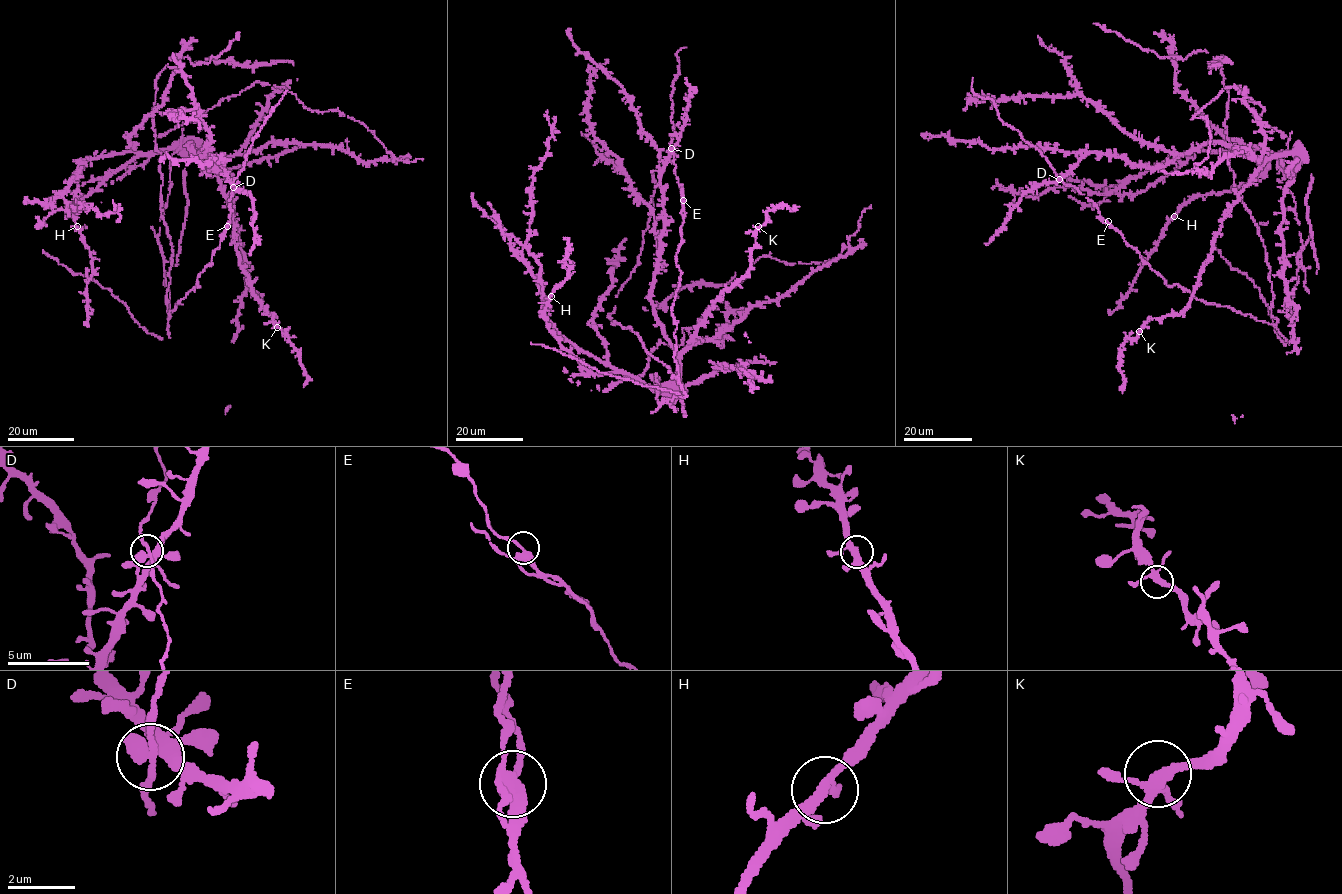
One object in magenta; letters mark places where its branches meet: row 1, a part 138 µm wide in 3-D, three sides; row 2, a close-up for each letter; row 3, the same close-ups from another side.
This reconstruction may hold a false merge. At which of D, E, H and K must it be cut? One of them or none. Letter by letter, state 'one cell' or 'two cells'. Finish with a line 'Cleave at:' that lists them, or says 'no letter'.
D: one cell
E: one cell
H: one cell
K: one cell
Cleave at: no letter

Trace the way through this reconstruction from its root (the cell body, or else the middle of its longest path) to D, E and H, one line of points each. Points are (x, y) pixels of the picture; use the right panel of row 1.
D: (1073, 169), (1058, 179)
E: (1073, 169), (1060, 180), (1074, 186), (1090, 200), (1108, 222)
H: (1073, 169), (1091, 152), (1146, 167), (1204, 143), (1252, 157), (1293, 151), (1174, 216)

